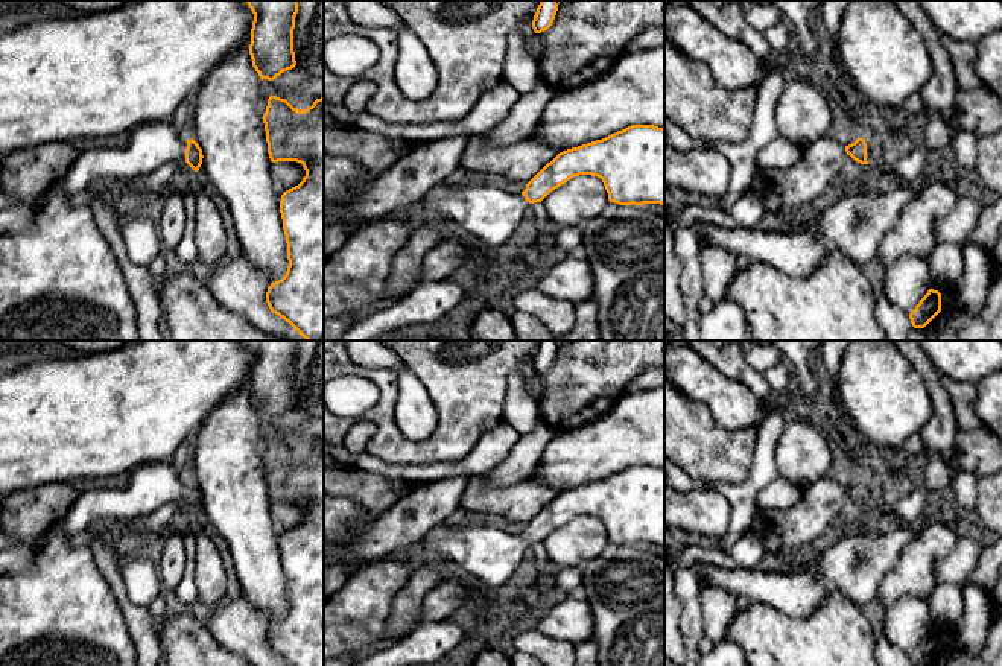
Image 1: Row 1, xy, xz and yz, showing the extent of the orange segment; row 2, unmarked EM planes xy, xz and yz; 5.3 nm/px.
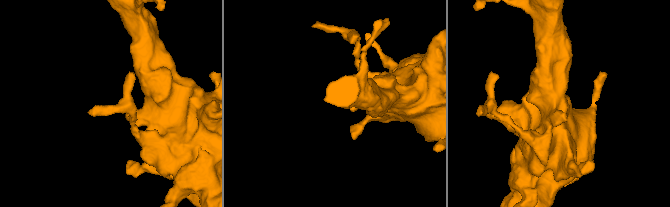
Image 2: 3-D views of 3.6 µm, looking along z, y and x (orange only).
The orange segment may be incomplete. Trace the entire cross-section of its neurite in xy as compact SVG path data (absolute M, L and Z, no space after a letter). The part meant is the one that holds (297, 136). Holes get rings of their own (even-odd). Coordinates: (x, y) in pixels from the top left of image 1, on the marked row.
M271 96L262 119L271 161L296 161L306 170L303 181L281 195L289 266L286 275L268 287L266 303L306 341L324 341L324 97L300 111L286 99Z

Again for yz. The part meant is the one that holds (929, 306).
M929 289L915 309L909 313L914 328L924 328L941 312L941 293Z

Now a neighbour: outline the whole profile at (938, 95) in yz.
M918 0L893 2L921 35L932 58L934 73L920 90L923 102L921 120L924 122L931 116L940 116L946 122L952 122L959 87L950 55L941 43L941 35L924 14Z

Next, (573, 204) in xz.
M579 175L552 190L543 201L550 222L561 227L584 227L601 216L608 204L608 193L601 178Z

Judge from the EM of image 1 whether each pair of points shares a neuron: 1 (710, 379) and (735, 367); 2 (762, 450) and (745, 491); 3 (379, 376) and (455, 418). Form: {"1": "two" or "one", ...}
{"1": "two", "2": "one", "3": "one"}

